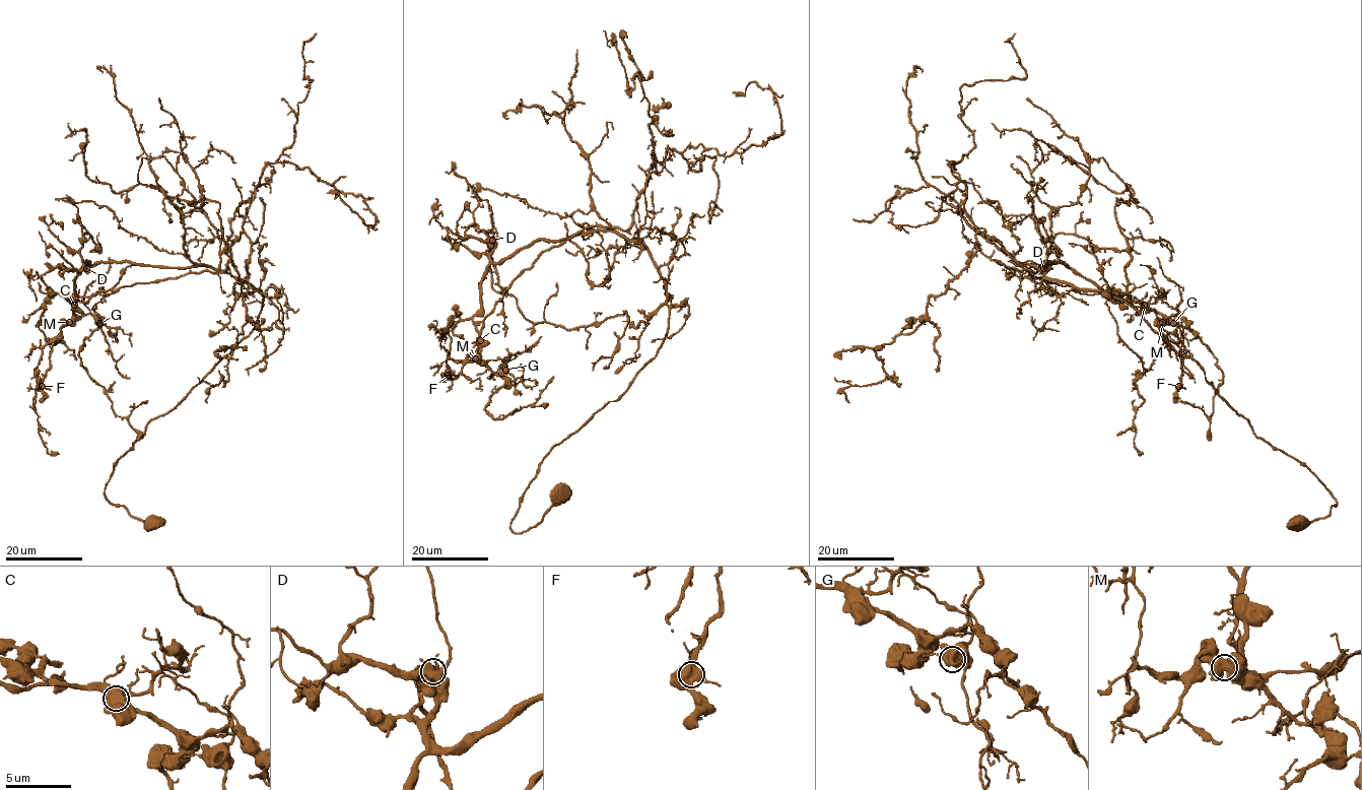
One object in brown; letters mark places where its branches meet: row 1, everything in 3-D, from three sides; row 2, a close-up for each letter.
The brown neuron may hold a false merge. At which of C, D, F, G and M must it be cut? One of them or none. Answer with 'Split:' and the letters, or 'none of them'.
Split: C

